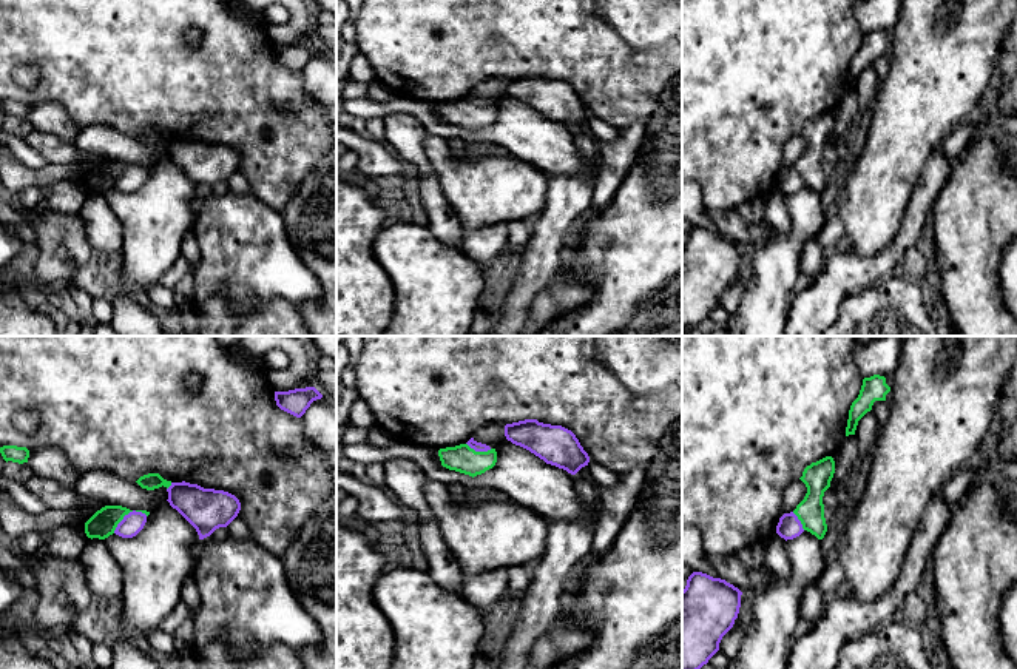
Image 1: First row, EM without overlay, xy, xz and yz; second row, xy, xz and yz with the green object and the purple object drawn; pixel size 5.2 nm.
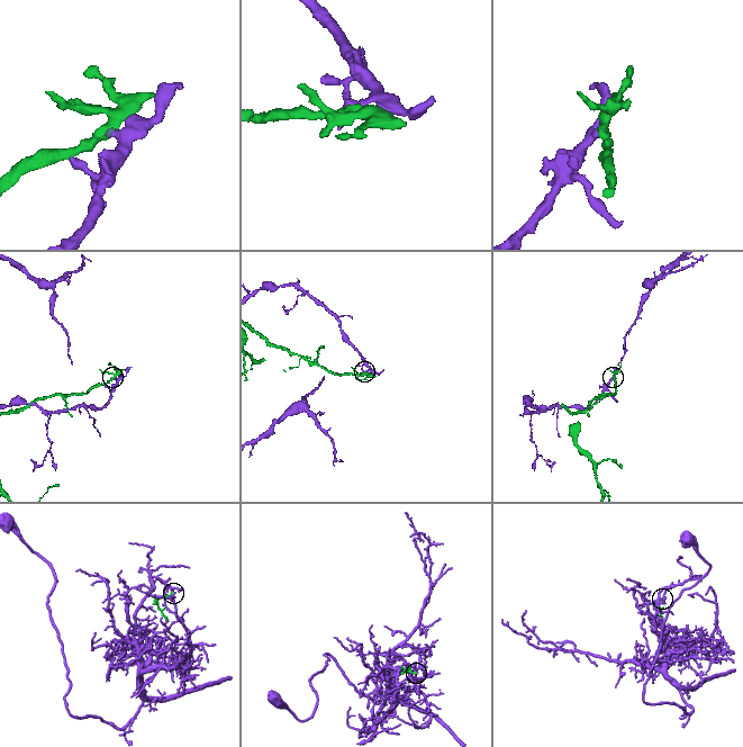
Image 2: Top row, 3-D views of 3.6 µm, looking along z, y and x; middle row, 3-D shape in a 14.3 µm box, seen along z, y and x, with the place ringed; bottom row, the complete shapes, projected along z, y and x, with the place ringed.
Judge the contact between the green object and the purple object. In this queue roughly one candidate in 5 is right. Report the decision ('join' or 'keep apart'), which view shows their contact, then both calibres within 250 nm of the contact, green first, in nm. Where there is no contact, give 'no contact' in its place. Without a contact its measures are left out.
keep apart; meets green in xy; 140 nm thick on the green side, 110 nm on the other

